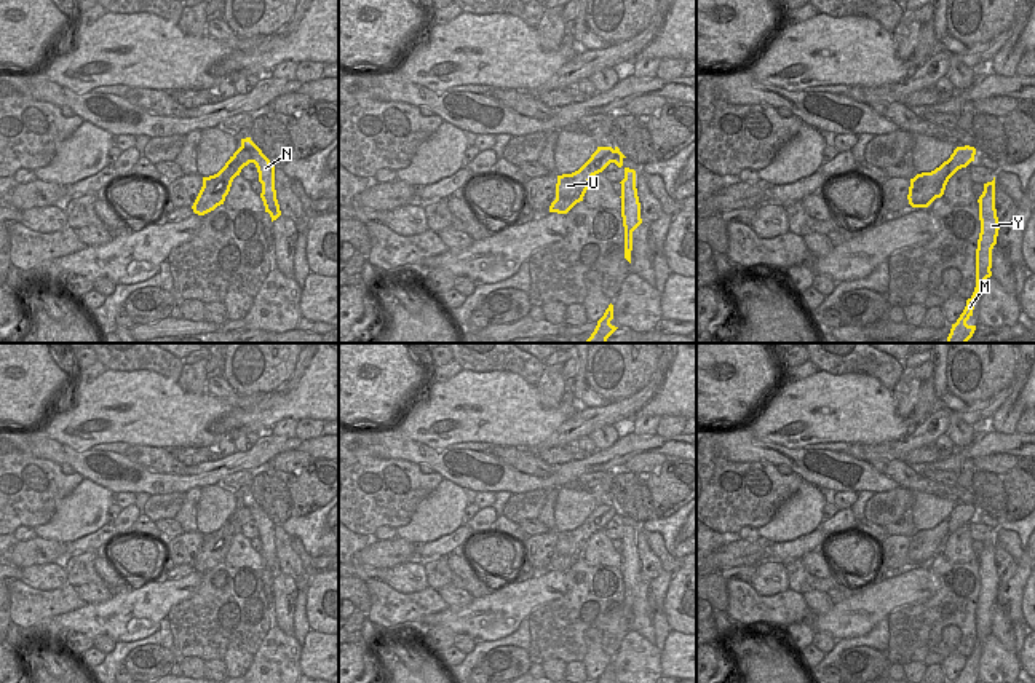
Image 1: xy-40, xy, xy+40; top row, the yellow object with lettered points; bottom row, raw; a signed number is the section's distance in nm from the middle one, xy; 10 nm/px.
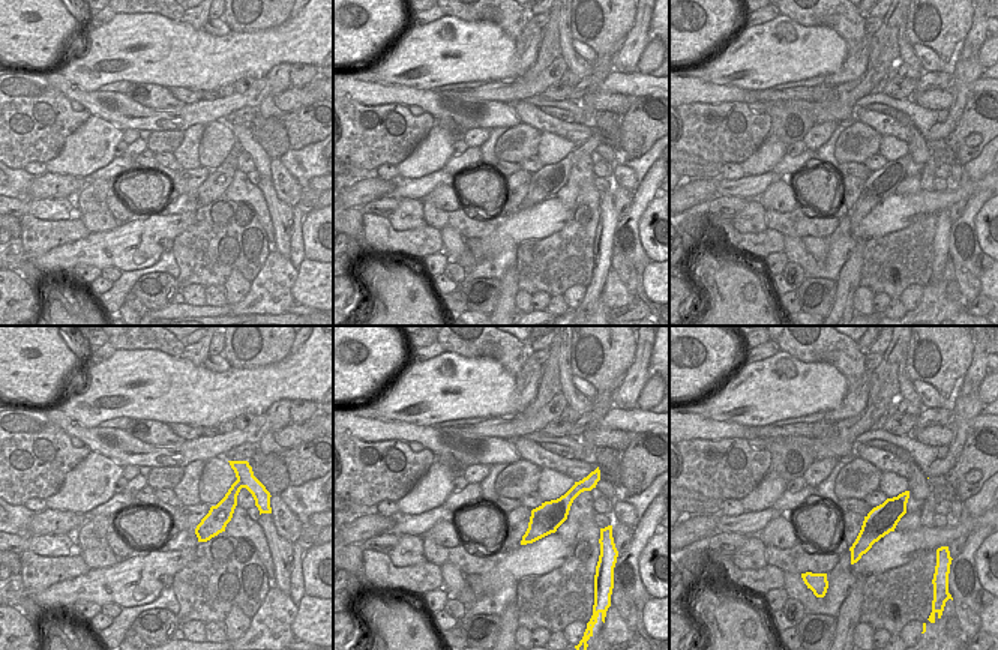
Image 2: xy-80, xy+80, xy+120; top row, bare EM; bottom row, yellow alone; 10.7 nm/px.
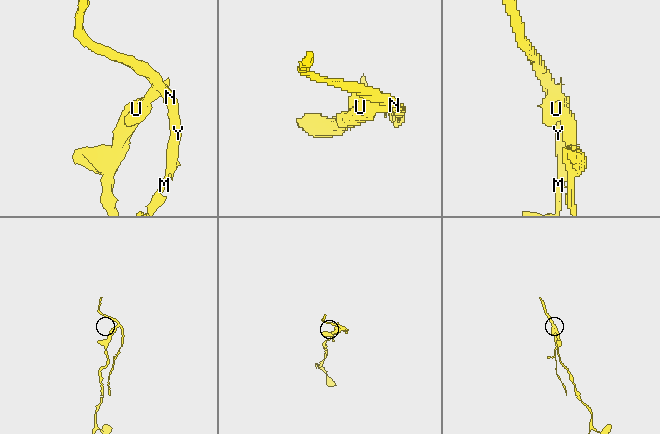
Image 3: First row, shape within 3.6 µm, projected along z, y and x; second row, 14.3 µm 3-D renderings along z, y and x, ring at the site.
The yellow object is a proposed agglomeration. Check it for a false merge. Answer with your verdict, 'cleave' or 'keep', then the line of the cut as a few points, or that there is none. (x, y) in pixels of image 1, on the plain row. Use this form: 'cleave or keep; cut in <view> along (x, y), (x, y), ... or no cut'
cleave; cut in xy-40 along (240, 505), (249, 509), (253, 519)

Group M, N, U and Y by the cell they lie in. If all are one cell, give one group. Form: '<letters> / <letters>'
M N Y / U

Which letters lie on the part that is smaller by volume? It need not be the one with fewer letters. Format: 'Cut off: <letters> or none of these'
Cut off: M, N, Y

